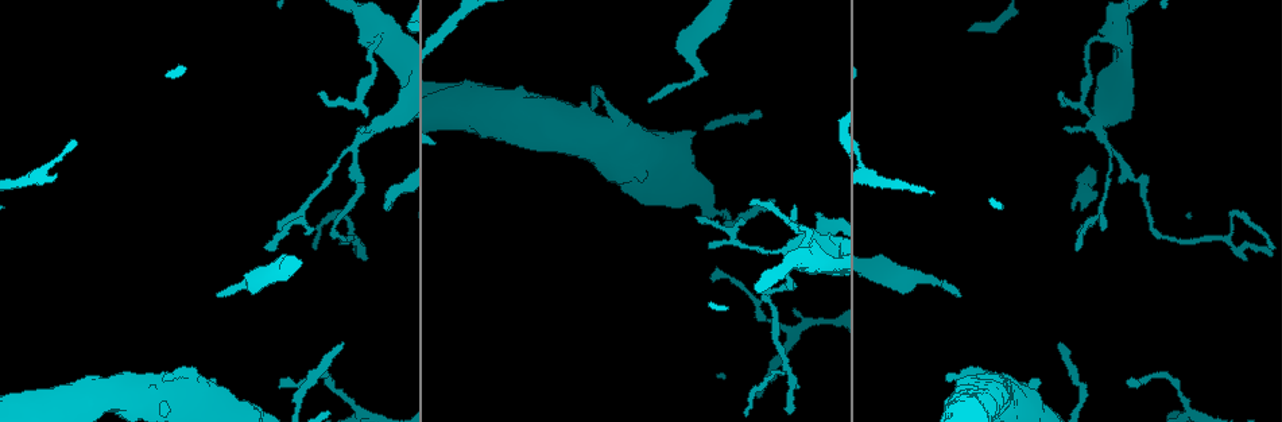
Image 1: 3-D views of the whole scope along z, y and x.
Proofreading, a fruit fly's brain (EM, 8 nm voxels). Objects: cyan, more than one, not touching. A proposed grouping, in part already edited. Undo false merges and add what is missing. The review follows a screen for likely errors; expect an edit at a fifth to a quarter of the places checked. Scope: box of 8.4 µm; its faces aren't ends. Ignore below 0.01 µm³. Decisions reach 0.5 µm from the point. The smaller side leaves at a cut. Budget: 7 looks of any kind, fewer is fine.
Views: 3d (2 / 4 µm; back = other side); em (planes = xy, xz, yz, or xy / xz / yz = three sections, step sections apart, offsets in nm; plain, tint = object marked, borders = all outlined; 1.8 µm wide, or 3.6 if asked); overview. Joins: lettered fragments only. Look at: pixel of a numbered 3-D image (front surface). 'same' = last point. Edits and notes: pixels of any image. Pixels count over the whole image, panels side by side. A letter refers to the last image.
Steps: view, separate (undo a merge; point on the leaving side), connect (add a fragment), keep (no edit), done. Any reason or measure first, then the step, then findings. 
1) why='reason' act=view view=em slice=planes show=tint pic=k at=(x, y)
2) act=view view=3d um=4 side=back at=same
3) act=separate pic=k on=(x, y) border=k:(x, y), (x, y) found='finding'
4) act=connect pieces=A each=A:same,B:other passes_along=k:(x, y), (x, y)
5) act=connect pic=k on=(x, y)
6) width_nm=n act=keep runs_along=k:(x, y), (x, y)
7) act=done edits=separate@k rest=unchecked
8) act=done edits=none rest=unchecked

why='branch stops here' act=view view=3d um=2 pic=1 at=(793, 208)

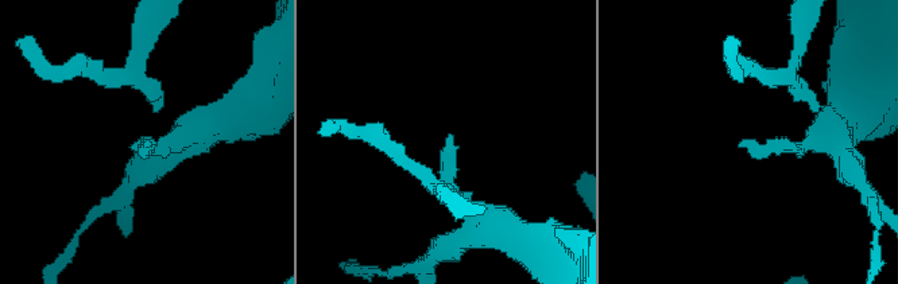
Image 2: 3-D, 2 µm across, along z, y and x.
act=view view=em slice=yz step=16 show=tint pic=2 at=(151, 144)

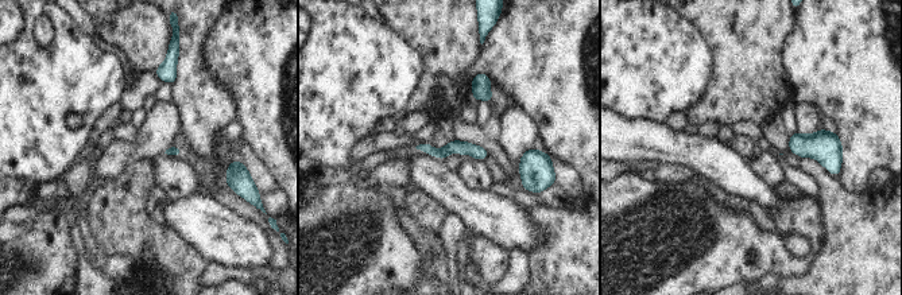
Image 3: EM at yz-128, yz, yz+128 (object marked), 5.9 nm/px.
act=view view=em slice=planes show=borders at=same

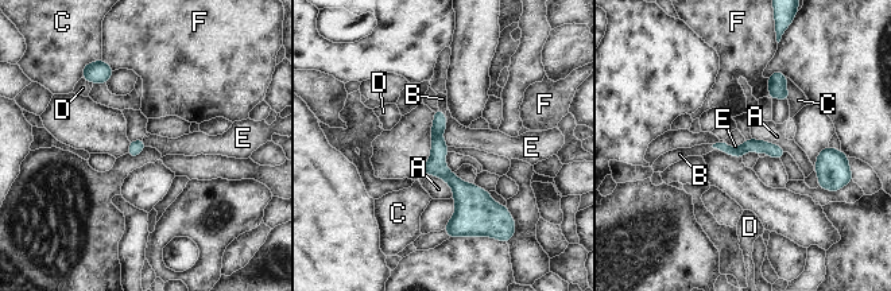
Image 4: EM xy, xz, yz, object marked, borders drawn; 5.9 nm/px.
act=connect pieces=B each=A:other,B:same,C:other,D:other,E:other,F:other found='the neuron continues'

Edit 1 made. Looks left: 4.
why='an open end' act=view view=em slice=yz step=16 show=borders pic=1 at=(950, 377)

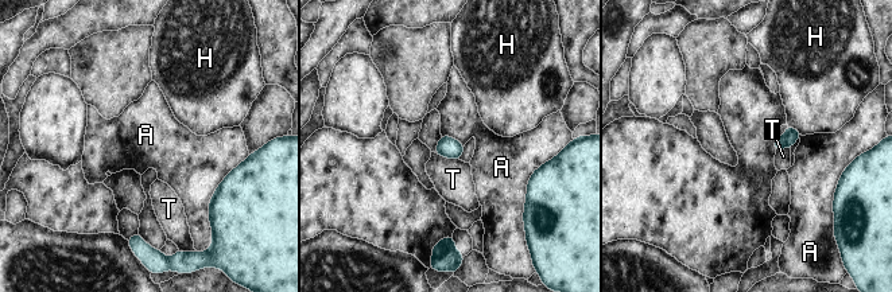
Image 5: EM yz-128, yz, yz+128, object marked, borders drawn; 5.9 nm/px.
act=keep each=A:other,H:other,T:other border=5:(433, 152), (450, 159), (458, 159) found='none of them fits'

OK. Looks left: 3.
why='tapers out' act=view view=em slice=planes show=plain pic=1 at=(958, 295)

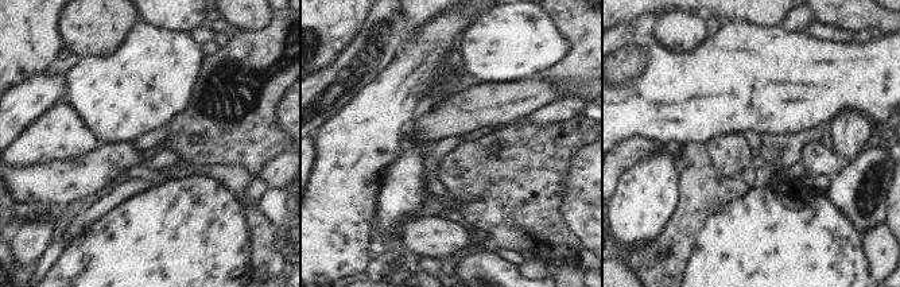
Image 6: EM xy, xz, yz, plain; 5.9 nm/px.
why='see the neighbours' act=view view=em slice=planes show=borders at=same

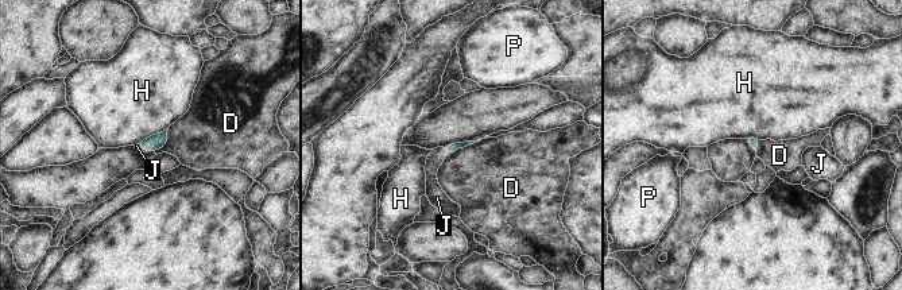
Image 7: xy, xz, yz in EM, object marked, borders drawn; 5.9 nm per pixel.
act=connect pieces=J each=D:other,H:other,J:same,P:other passes_along=7:(448, 149), (444, 150), (433, 190) found='it goes on there'

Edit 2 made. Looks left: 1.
act=done edits=connect@4,connect@7 rest=unchecked

